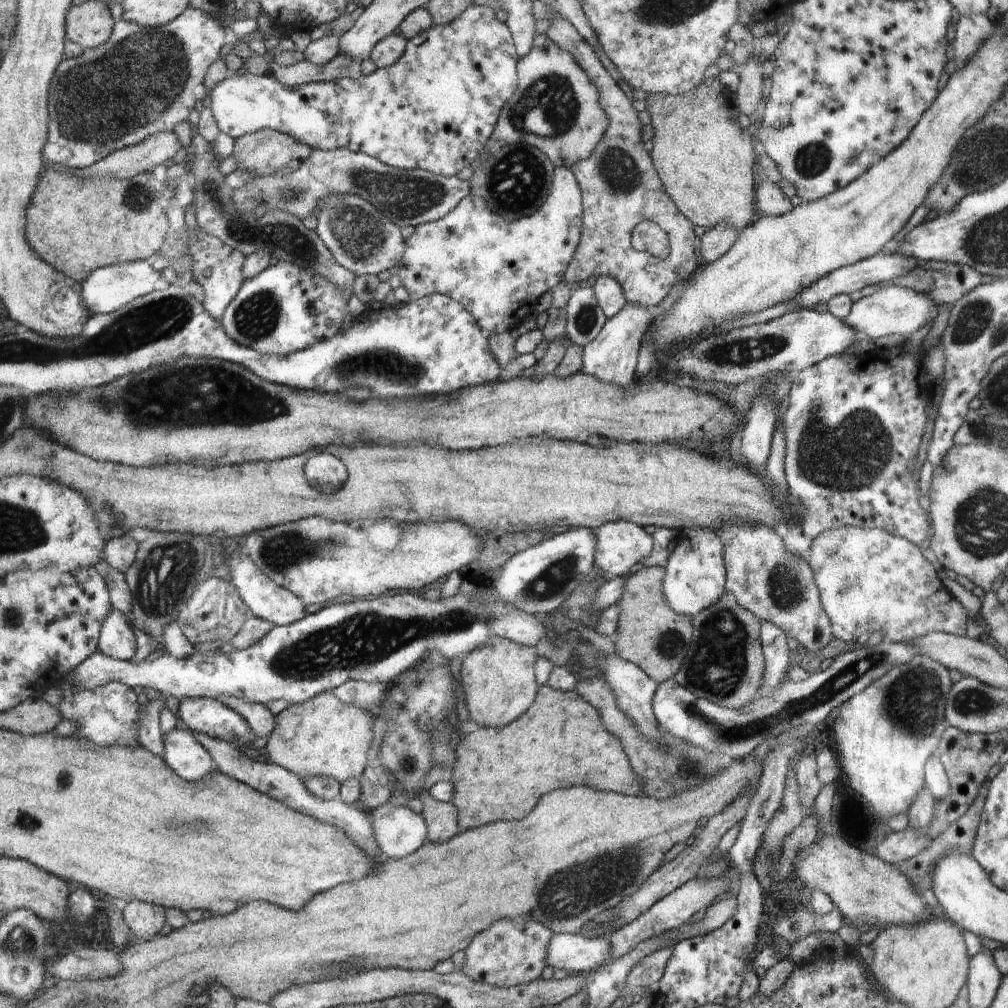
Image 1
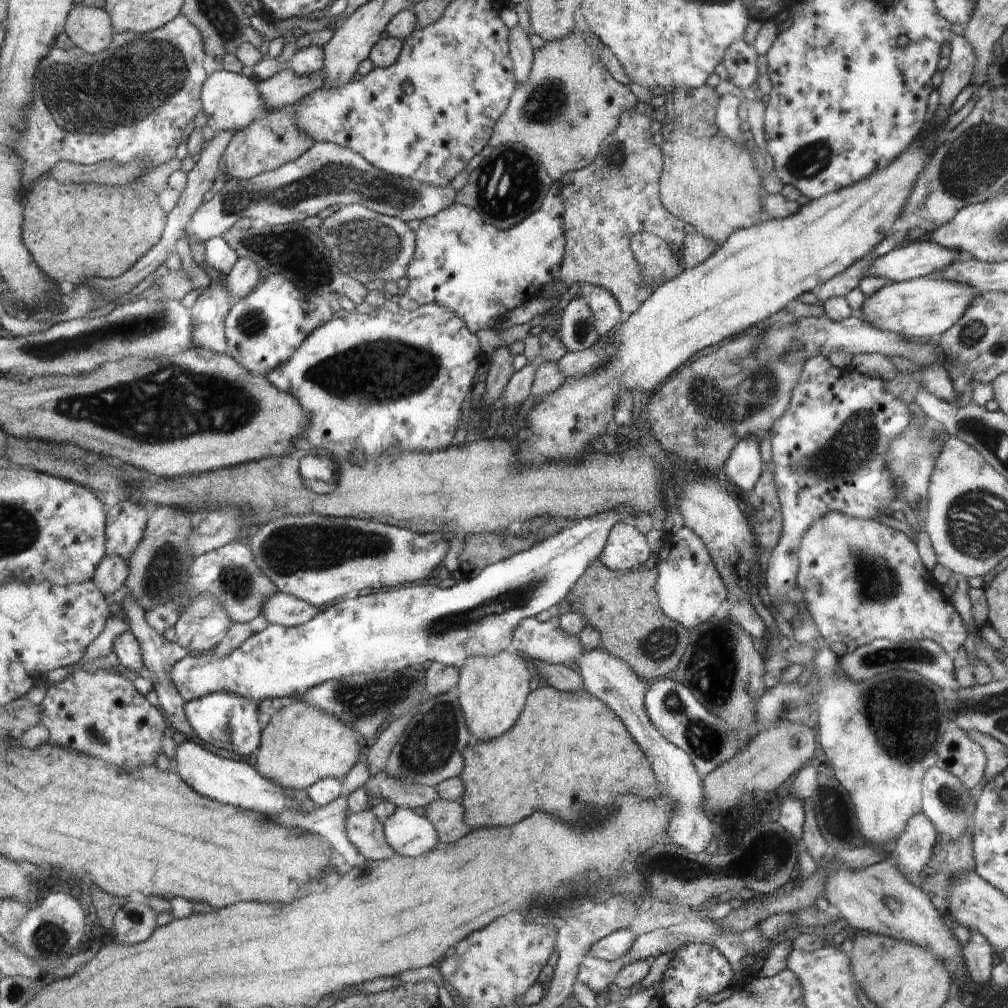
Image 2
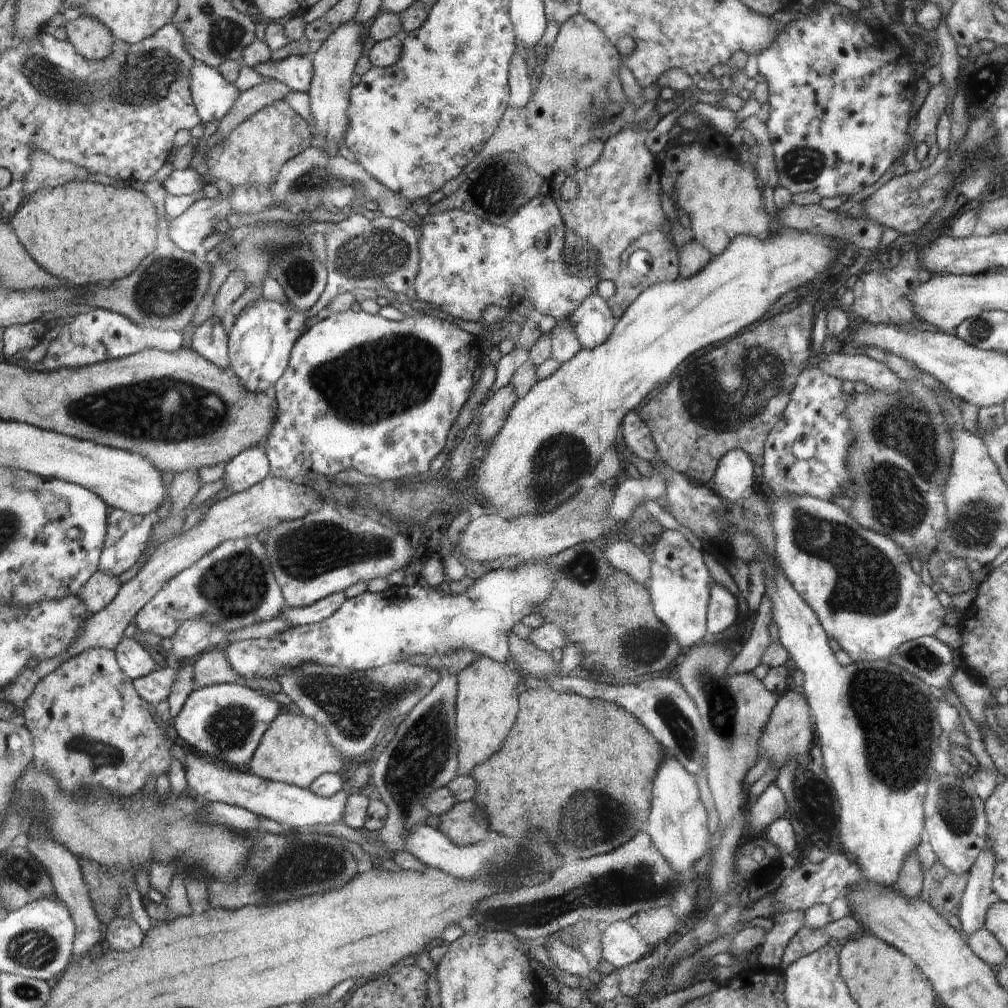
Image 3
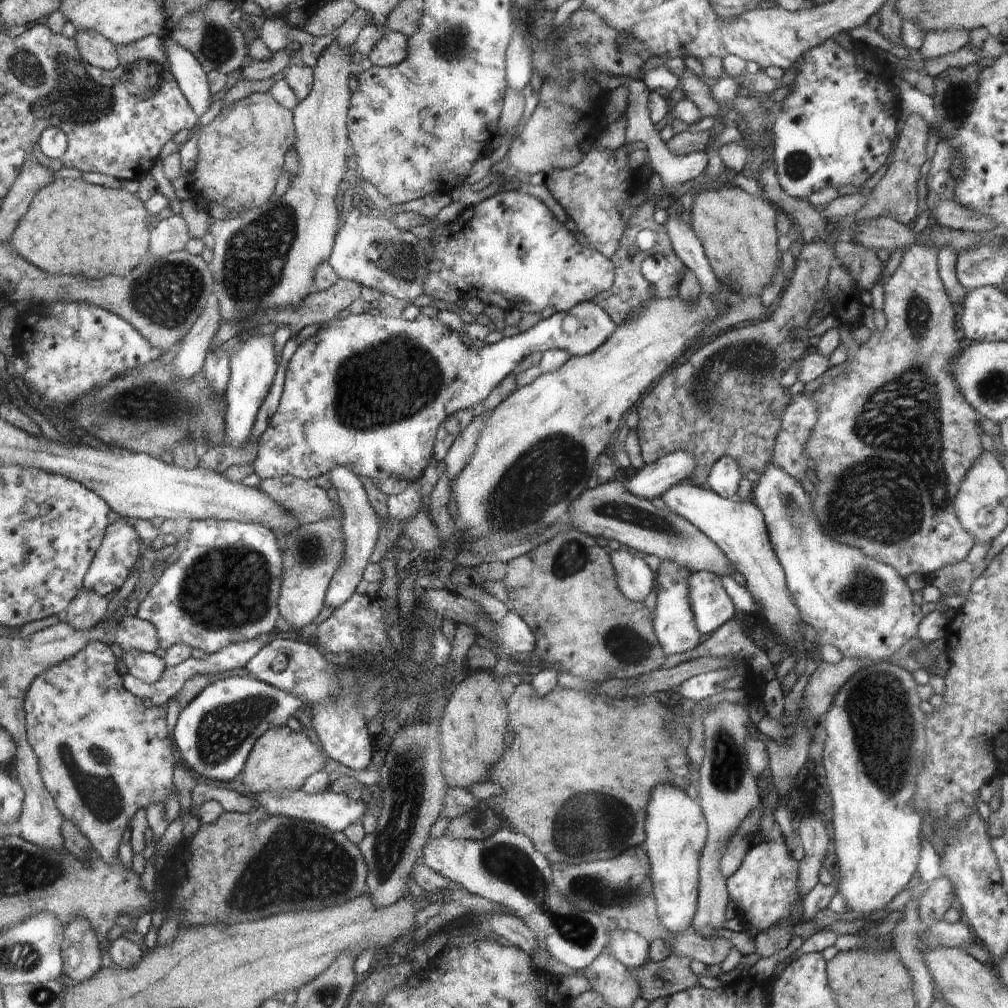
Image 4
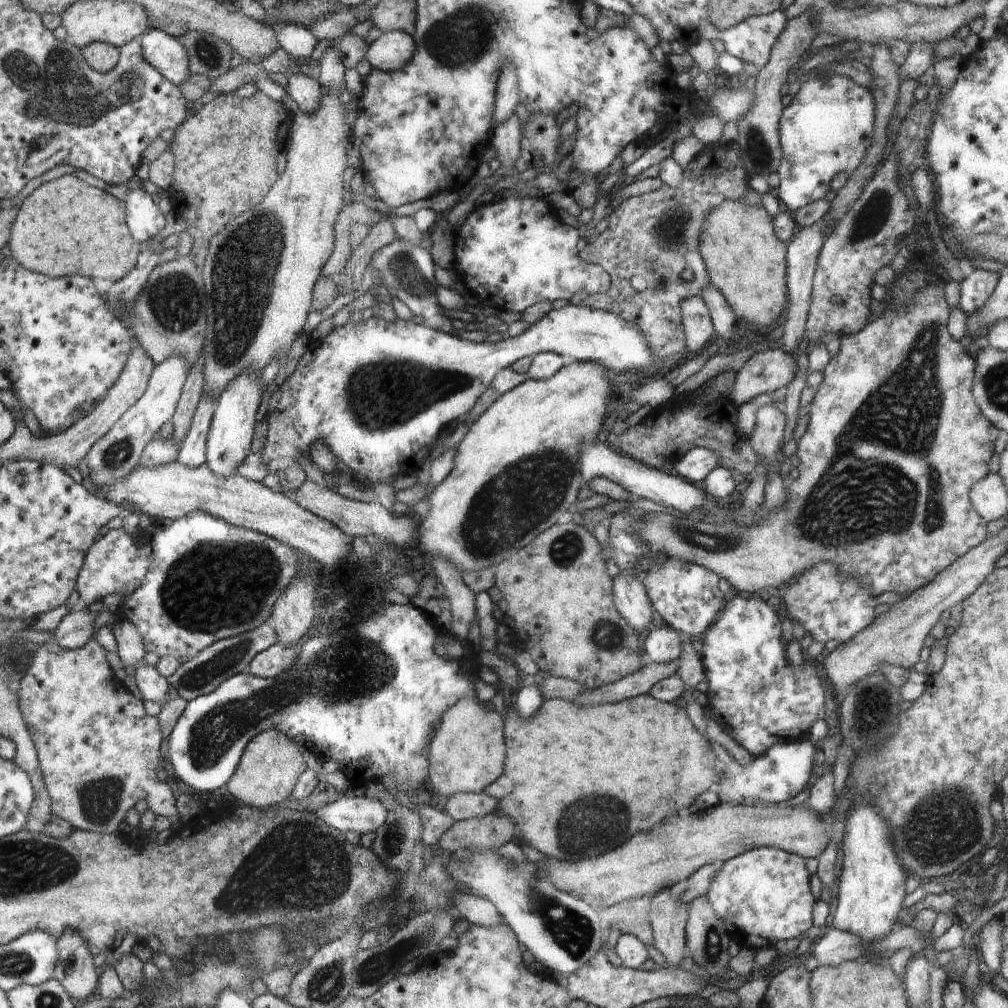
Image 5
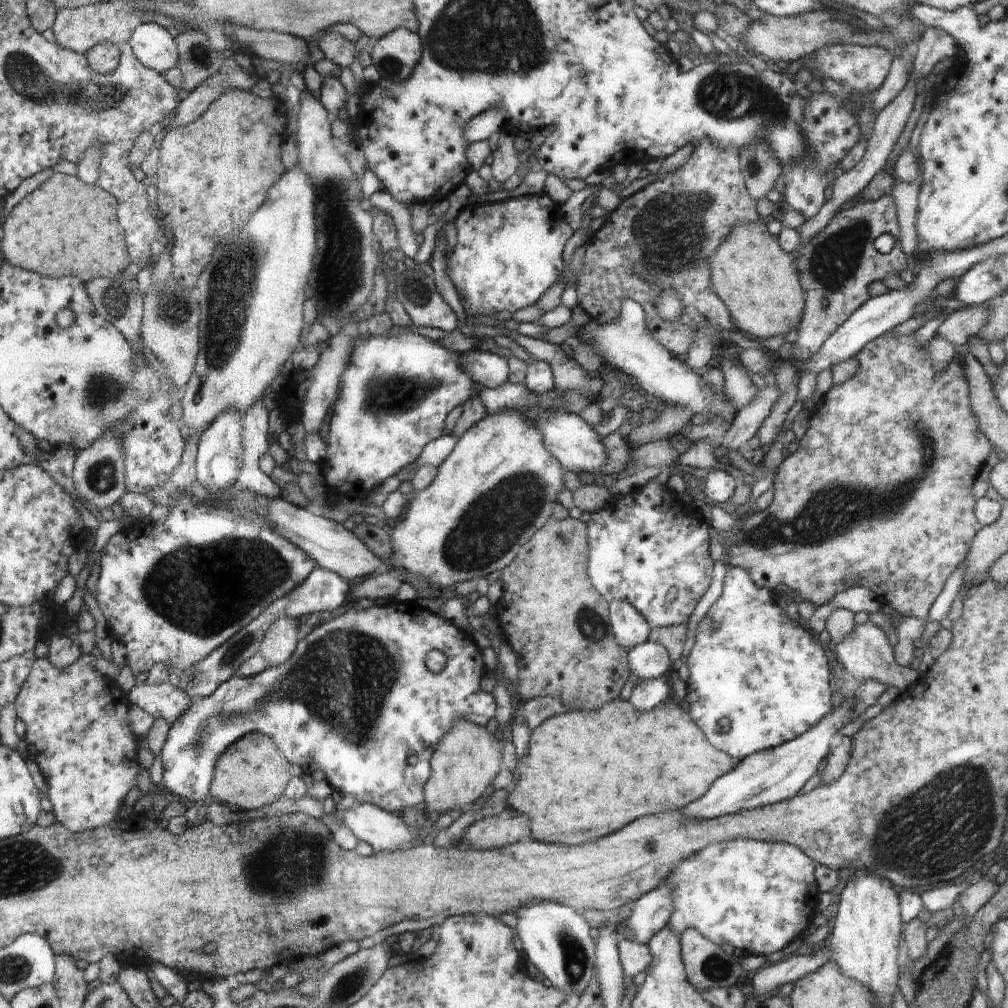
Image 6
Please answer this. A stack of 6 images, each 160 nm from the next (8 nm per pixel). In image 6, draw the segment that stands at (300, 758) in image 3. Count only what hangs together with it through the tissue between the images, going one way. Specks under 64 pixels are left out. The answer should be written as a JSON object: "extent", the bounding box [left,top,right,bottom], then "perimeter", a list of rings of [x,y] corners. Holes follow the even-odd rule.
{"extent":[210,733,293,812],"perimeter":[[[248,733],[236,741],[221,759],[210,797],[214,796],[215,800],[226,802],[231,808],[245,812],[274,802],[285,793],[293,777],[293,766],[287,755],[268,735]]]}

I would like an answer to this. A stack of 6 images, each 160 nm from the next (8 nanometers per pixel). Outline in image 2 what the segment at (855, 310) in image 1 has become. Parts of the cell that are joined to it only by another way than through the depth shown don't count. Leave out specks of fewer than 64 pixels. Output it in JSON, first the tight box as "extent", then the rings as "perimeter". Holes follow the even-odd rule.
{"extent":[860,277,982,340],"perimeter":[[[920,277],[909,281],[888,283],[871,297],[866,297],[860,308],[860,317],[864,322],[883,331],[907,338],[928,338],[938,340],[972,305],[972,299],[982,295],[968,285],[944,279]]]}

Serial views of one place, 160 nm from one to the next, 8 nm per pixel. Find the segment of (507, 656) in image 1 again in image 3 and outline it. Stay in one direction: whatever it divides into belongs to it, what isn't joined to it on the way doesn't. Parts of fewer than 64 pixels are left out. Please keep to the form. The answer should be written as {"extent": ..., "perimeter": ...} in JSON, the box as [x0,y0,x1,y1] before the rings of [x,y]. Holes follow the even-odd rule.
{"extent":[455,657,520,774],"perimeter":[[[480,657],[461,670],[457,676],[457,703],[455,723],[459,772],[471,774],[478,762],[488,760],[502,748],[504,738],[516,722],[518,712],[518,682],[520,674],[488,657]]]}

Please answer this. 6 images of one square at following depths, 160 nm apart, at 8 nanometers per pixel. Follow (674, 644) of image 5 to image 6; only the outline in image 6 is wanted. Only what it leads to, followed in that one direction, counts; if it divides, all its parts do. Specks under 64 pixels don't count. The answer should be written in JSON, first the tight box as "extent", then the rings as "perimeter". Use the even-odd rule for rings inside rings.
{"extent":[628,640,674,681],"perimeter":[[[648,640],[636,645],[628,653],[628,660],[629,669],[640,681],[664,677],[674,665],[664,645]]]}

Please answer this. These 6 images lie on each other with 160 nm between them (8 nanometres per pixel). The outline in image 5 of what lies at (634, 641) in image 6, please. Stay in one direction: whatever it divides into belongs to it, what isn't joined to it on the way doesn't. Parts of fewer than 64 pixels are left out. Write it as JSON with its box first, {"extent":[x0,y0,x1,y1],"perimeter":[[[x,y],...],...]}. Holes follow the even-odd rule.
{"extent":[615,571,654,634],"perimeter":[[[624,571],[615,576],[616,608],[628,624],[641,634],[652,621],[654,612],[648,591],[636,573]]]}

